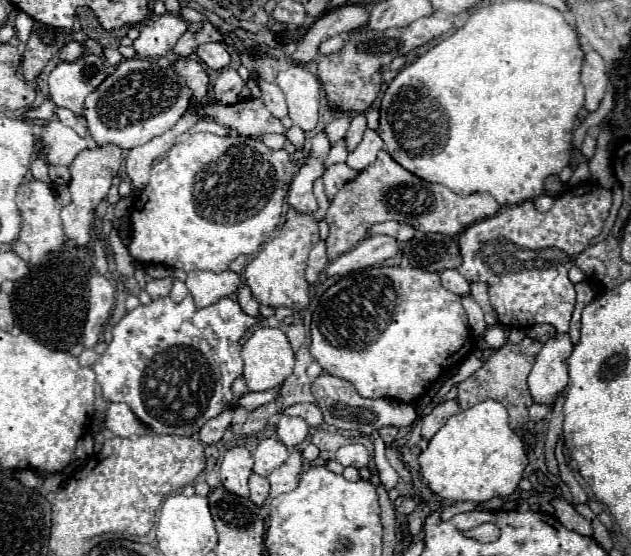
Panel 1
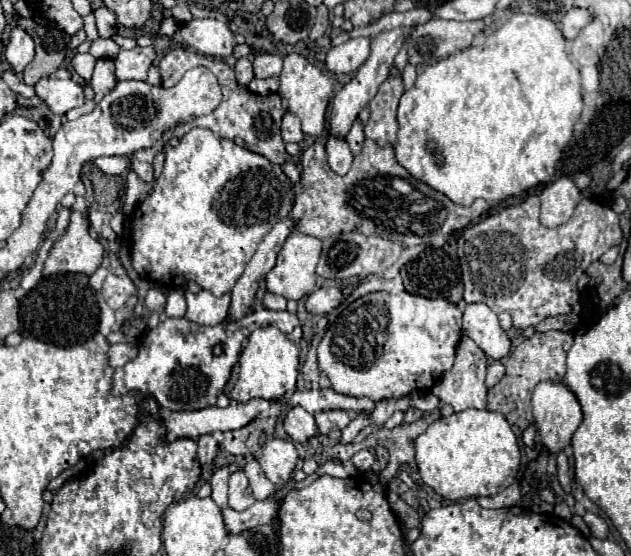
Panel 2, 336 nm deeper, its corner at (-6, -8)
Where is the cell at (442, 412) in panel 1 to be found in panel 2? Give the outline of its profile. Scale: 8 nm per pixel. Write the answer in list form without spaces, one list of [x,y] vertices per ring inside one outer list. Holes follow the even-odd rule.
[[[462,336],[454,366],[438,380],[434,394],[444,404],[450,404],[454,412],[462,412],[466,408],[486,408],[486,366],[488,356],[484,356],[482,348],[468,336]]]

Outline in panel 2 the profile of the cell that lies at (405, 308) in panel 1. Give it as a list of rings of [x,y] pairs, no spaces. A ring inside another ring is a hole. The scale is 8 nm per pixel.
[[[374,292],[354,300],[336,316],[334,324],[330,324],[318,346],[318,366],[328,376],[332,388],[340,394],[372,400],[400,398],[413,391],[424,392],[424,389],[431,389],[438,380],[436,378],[452,368],[460,336],[462,312],[448,300],[428,300],[422,296],[412,296],[408,292],[400,292],[396,296]]]

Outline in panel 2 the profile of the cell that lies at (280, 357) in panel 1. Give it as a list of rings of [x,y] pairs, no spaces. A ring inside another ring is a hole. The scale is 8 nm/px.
[[[266,326],[260,330],[254,330],[246,342],[246,346],[240,352],[240,376],[234,384],[230,398],[236,402],[248,402],[252,398],[262,400],[280,400],[286,392],[286,388],[296,386],[298,378],[298,348],[294,342],[290,342],[278,328]]]

